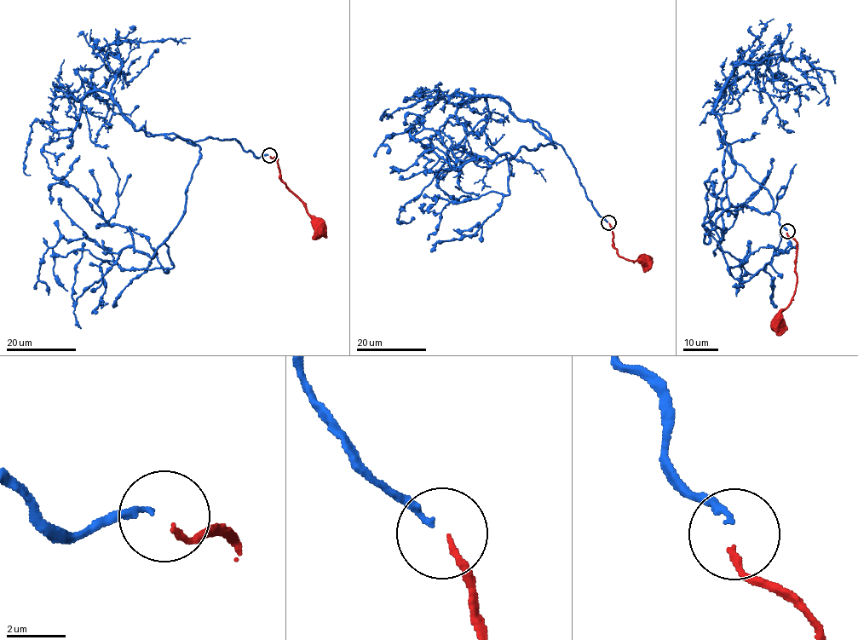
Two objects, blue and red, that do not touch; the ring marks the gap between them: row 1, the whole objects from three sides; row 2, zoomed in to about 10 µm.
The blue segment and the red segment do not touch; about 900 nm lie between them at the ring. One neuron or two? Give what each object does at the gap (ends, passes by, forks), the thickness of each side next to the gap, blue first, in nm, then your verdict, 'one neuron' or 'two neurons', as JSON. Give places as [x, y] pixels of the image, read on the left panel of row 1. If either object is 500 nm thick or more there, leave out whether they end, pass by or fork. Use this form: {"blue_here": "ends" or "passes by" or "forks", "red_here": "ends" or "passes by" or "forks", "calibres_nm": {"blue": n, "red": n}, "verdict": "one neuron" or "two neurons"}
{"blue_here": "ends", "red_here": "ends", "calibres_nm": {"blue": 190, "red": 200}, "verdict": "one neuron"}

